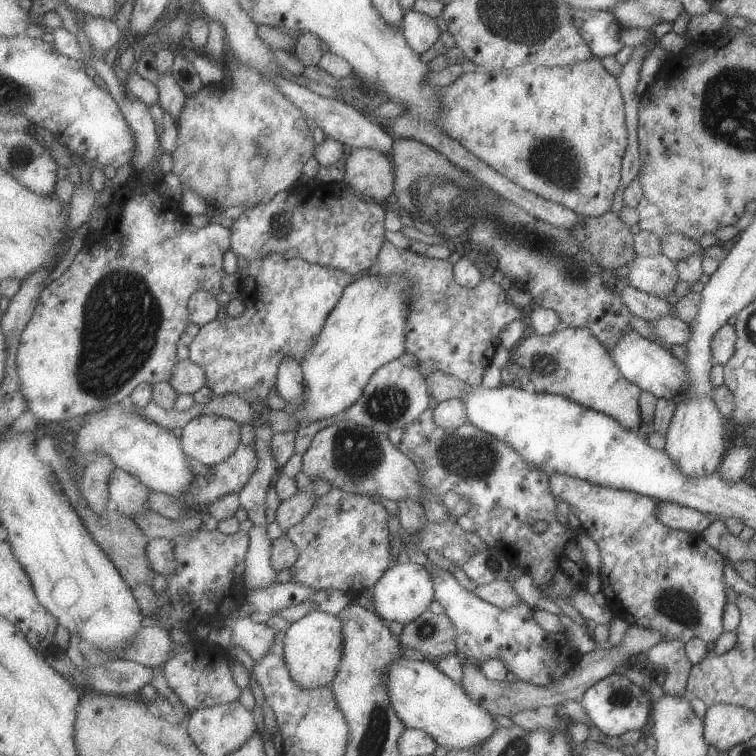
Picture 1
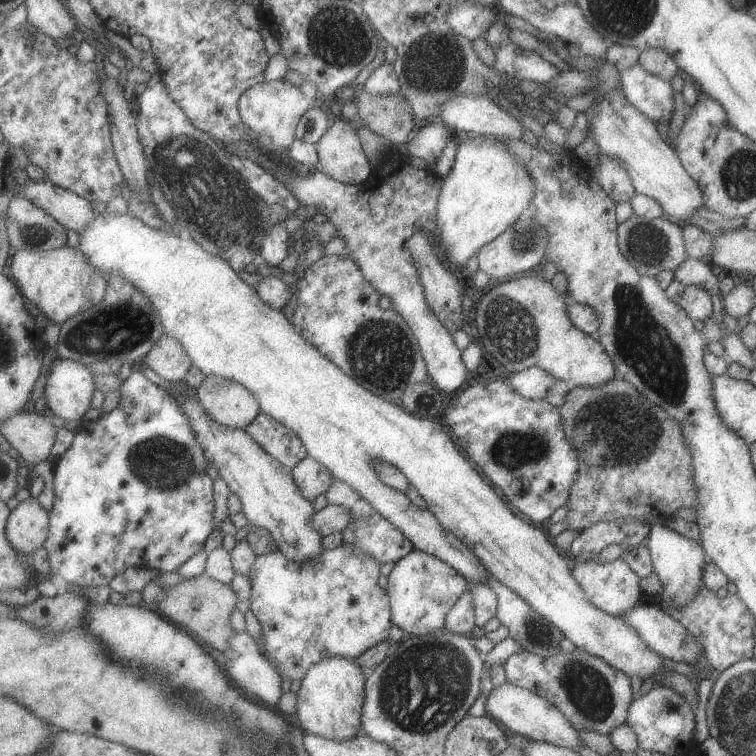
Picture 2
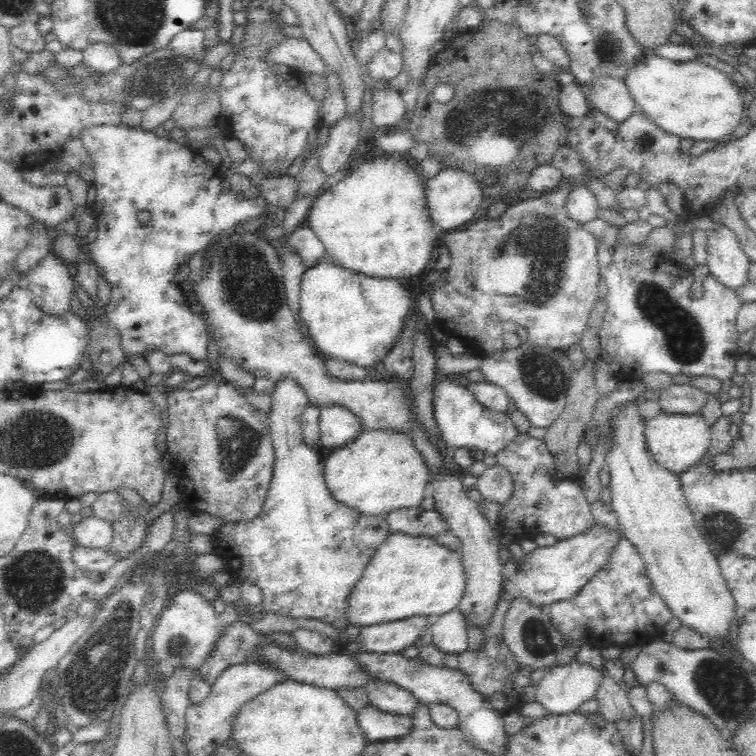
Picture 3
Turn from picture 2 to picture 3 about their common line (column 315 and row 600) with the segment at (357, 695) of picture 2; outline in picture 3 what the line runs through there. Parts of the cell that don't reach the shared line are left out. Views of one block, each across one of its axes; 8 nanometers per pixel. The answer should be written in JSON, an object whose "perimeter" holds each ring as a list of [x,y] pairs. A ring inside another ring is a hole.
{"perimeter":[[[630,403],[625,409],[622,409],[618,414],[617,423],[615,424],[615,433],[613,434],[613,447],[611,451],[608,451],[605,454],[606,465],[609,467],[610,482],[609,488],[611,489],[612,494],[612,506],[617,514],[619,523],[623,528],[623,532],[626,535],[626,538],[633,543],[633,545],[638,549],[638,552],[643,558],[647,575],[652,581],[655,591],[664,599],[664,602],[669,606],[669,609],[673,612],[681,624],[684,626],[691,626],[694,630],[701,632],[702,634],[707,634],[712,641],[717,639],[722,639],[724,641],[726,637],[731,637],[731,634],[734,630],[736,614],[734,614],[735,602],[730,589],[726,586],[726,579],[720,573],[720,567],[717,563],[716,554],[711,550],[706,542],[706,539],[701,535],[701,532],[698,530],[697,523],[693,517],[693,512],[688,507],[688,502],[684,497],[683,491],[681,490],[680,481],[678,481],[678,475],[675,475],[673,472],[667,471],[665,468],[662,468],[656,461],[648,449],[646,449],[646,443],[644,443],[644,422],[645,418],[640,415],[638,412],[638,407],[635,403]]]}

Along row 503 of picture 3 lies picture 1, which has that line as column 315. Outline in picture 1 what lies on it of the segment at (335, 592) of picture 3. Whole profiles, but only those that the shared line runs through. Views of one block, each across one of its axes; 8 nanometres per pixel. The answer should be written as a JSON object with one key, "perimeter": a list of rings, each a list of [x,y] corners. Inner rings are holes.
{"perimeter":[[[273,254],[265,259],[248,262],[248,267],[242,276],[248,275],[255,281],[255,288],[251,300],[255,298],[253,310],[249,310],[239,318],[226,316],[222,320],[212,321],[200,328],[199,335],[190,347],[190,360],[203,366],[207,376],[207,386],[215,395],[228,393],[239,394],[244,400],[253,404],[265,401],[269,392],[277,393],[278,371],[287,357],[292,357],[299,362],[314,348],[314,343],[322,334],[327,318],[339,305],[344,291],[357,278],[346,271],[310,264],[299,257],[289,256],[285,260],[281,254]]]}

